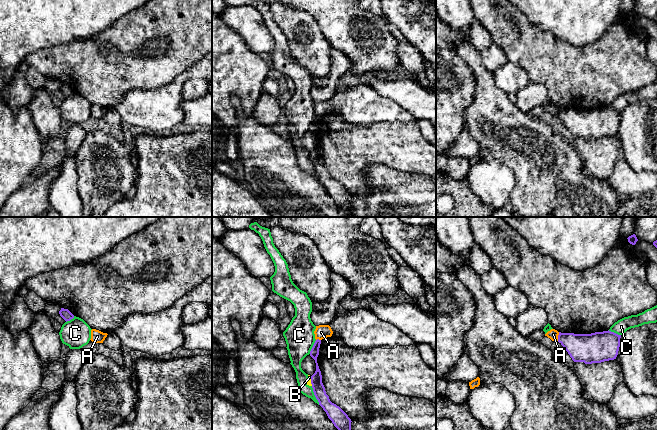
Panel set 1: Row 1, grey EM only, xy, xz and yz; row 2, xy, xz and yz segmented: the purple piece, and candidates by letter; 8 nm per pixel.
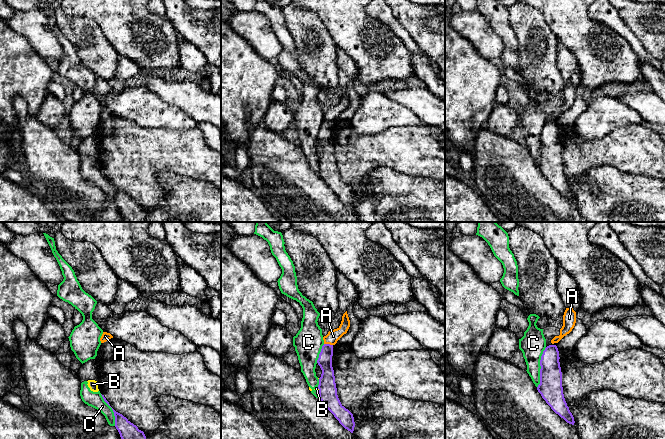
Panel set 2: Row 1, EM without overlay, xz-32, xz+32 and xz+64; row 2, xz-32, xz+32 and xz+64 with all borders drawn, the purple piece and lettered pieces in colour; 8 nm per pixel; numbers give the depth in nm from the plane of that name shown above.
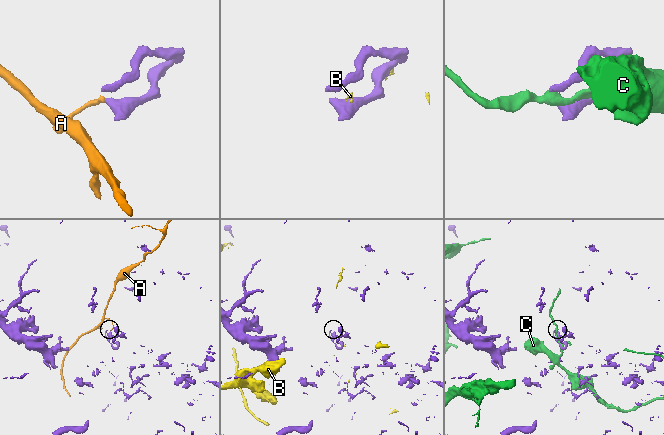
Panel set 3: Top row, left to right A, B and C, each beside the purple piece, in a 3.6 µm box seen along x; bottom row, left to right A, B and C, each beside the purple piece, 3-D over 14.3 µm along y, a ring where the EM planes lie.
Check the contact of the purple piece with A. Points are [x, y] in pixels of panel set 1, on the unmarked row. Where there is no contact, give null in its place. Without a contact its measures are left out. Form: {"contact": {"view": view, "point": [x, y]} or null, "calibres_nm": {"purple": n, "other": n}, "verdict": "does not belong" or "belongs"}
{"contact": {"view": "yz", "point": [558, 112]}, "calibres_nm": {"purple": 220, "other": 80}, "verdict": "does not belong"}

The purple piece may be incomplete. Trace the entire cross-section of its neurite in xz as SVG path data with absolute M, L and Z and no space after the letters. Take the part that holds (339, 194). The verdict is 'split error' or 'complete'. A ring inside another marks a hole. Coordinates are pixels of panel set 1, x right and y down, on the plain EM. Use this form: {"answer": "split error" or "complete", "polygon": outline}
{"answer": "complete", "polygon": "M317 115L310 127L310 132L315 136L316 147L311 152L311 160L314 171L319 178L319 181L326 188L328 194L332 197L334 202L349 216L353 216L353 209L351 207L351 195L348 191L336 180L332 179L329 172L326 170L325 163L322 159L322 151L317 139L319 131L321 116Z"}

